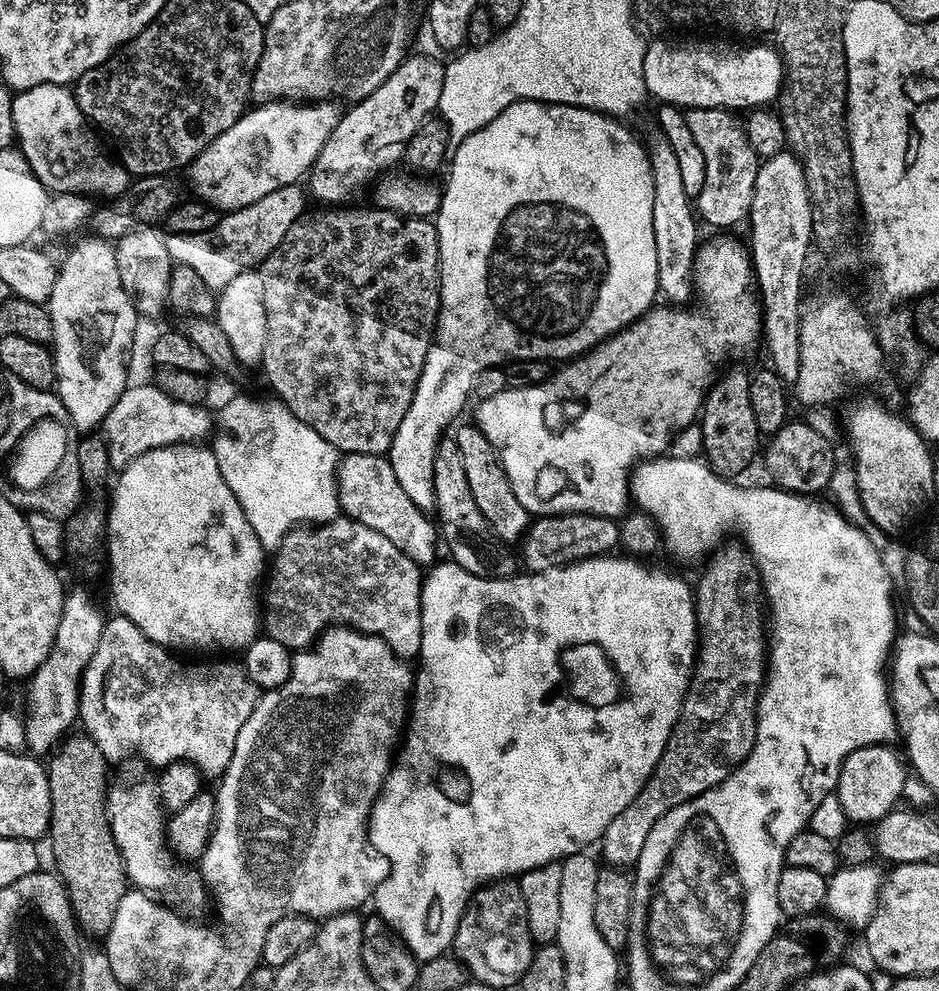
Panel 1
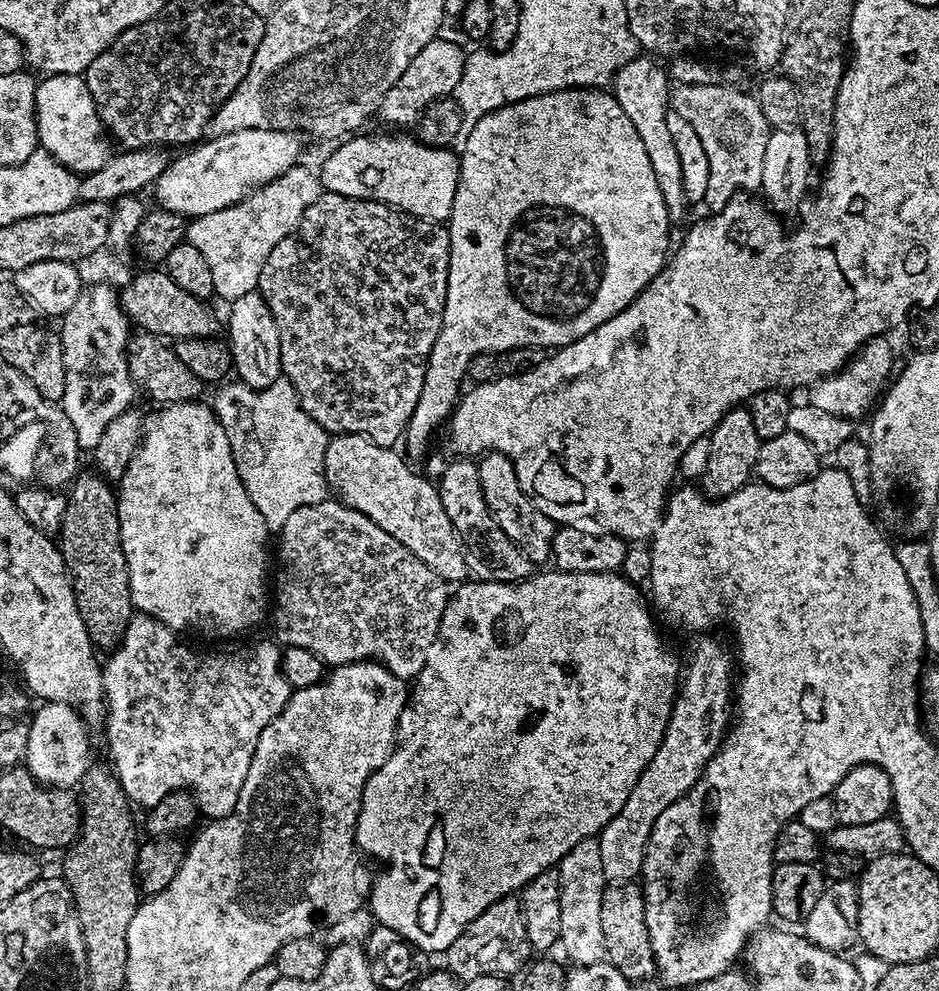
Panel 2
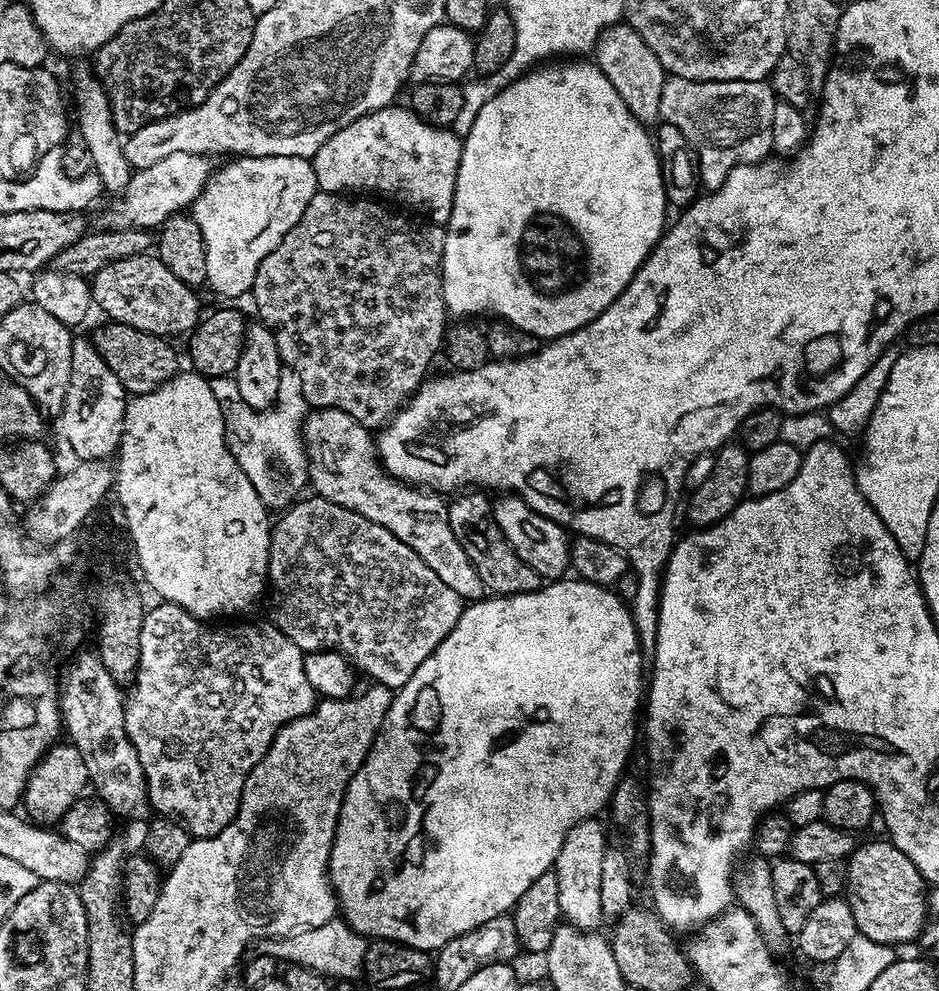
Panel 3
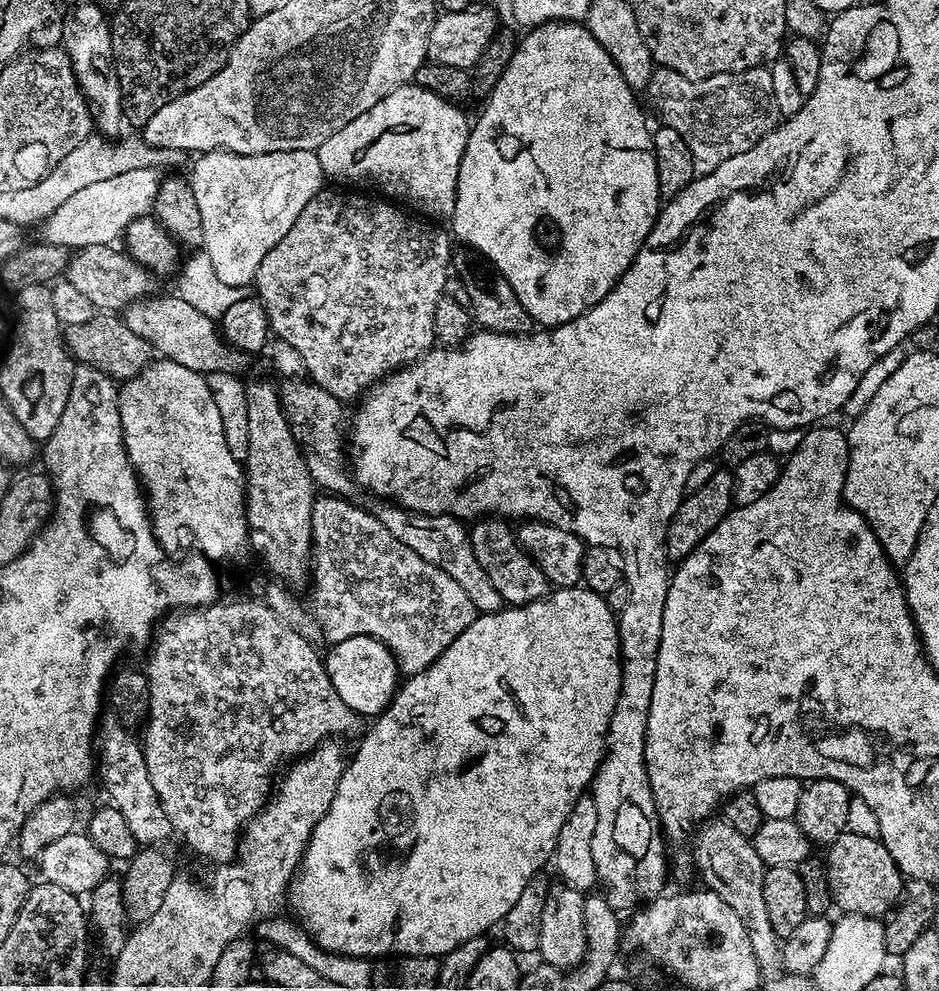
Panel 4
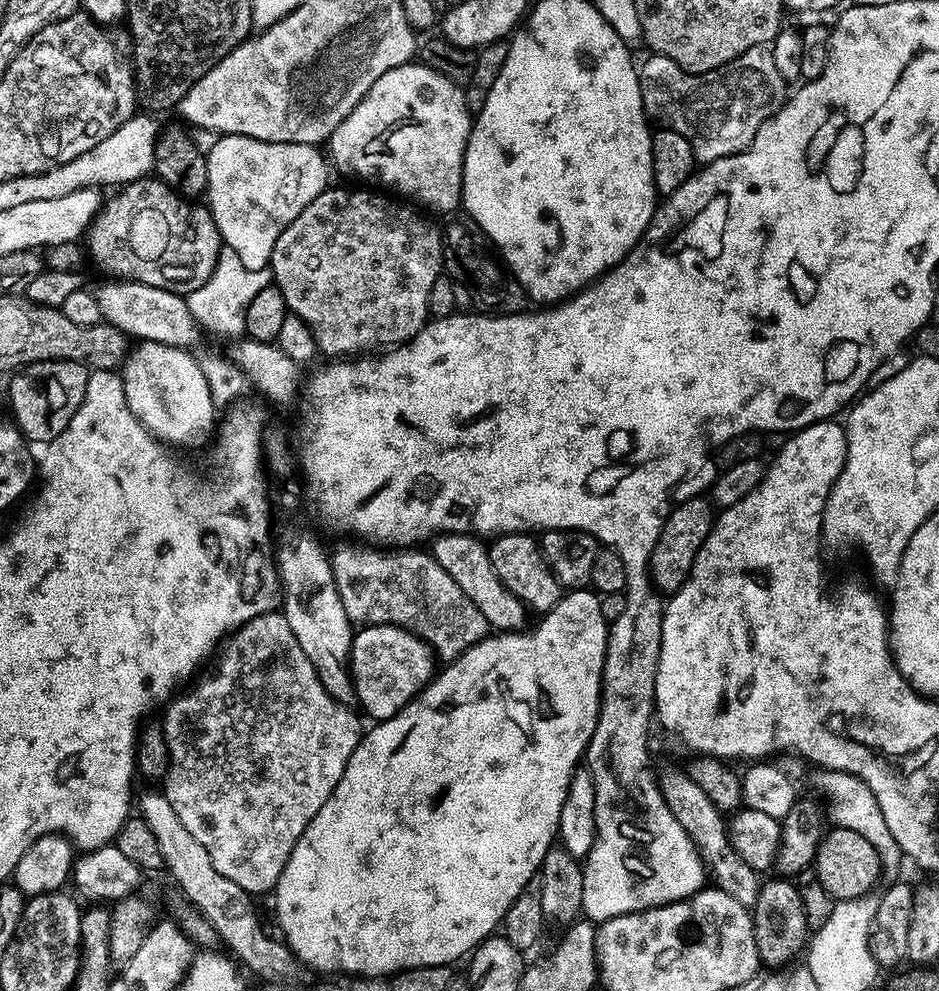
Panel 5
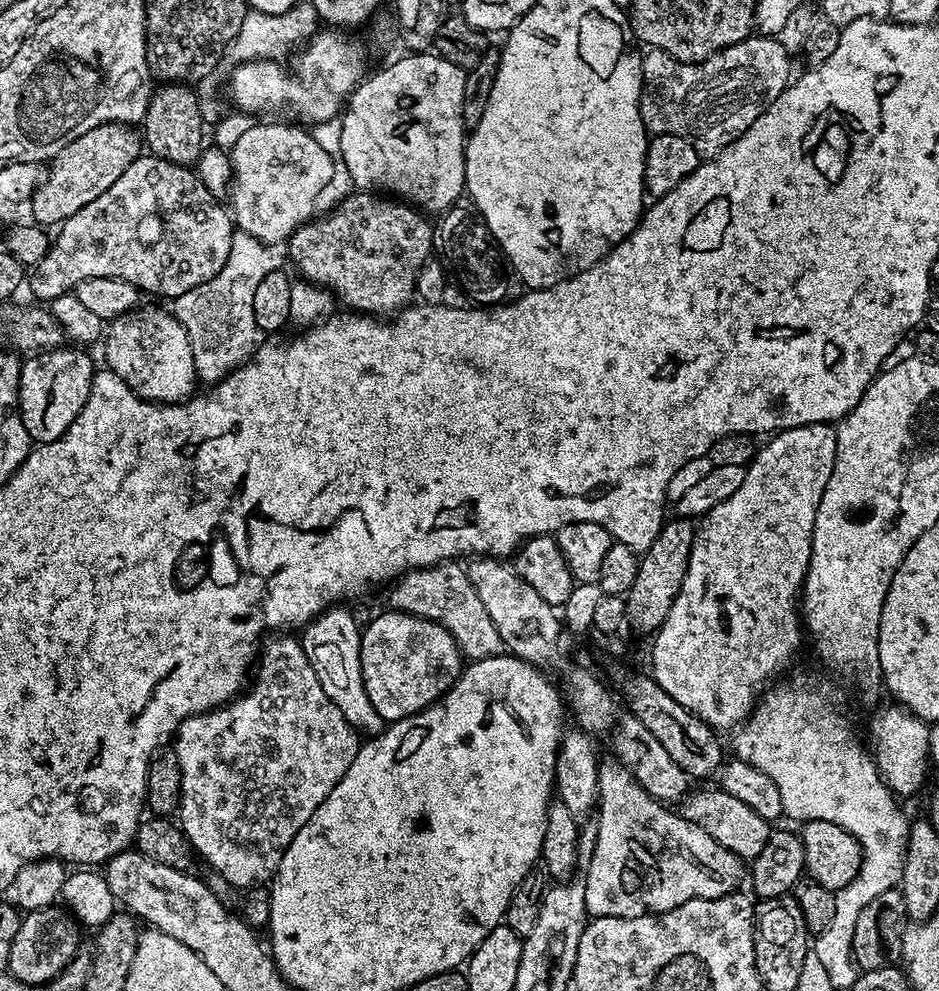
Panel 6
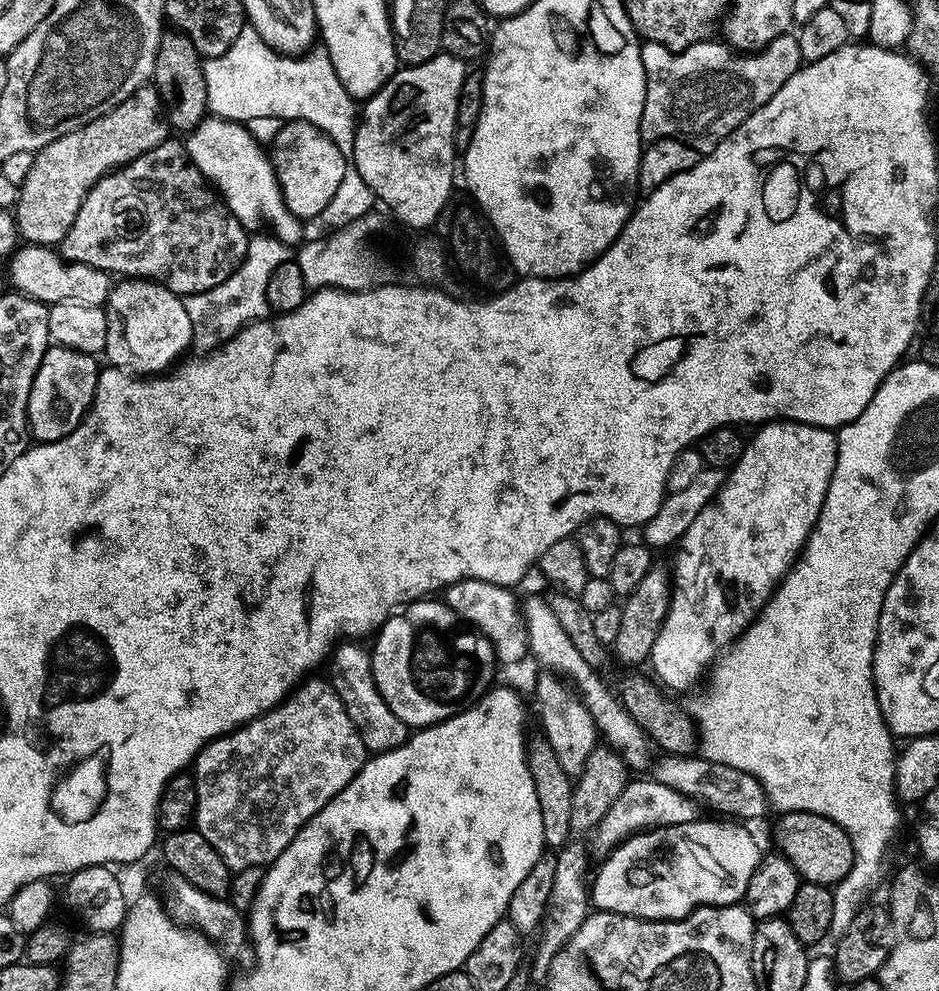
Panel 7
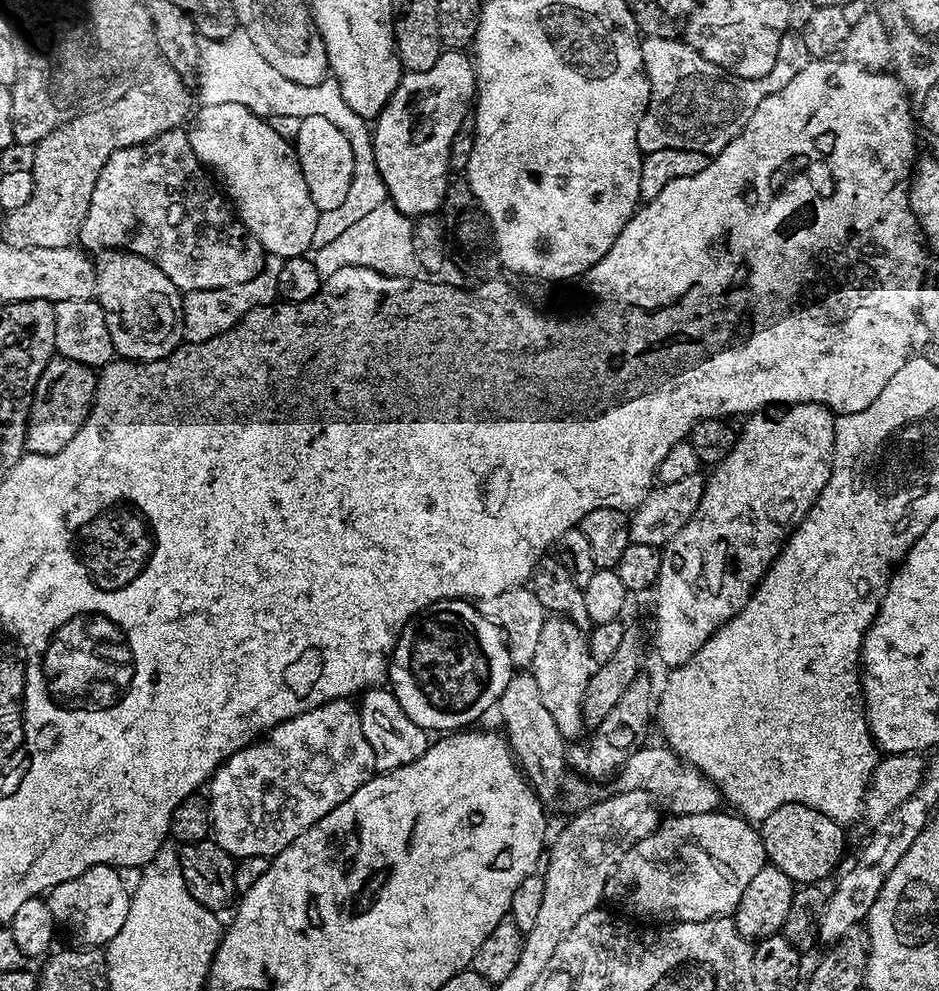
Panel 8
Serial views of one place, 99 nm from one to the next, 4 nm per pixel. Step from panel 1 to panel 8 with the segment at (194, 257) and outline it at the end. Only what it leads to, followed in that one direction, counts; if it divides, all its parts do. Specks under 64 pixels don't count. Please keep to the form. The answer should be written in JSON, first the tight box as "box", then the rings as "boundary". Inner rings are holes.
{"box":[294,116,354,212],"boundary":[[[306,116],[299,121],[296,128],[296,140],[294,139],[294,151],[296,161],[302,170],[302,178],[306,180],[306,190],[314,202],[314,206],[319,212],[335,210],[337,206],[342,206],[346,200],[346,193],[350,190],[350,182],[354,174],[354,150],[350,150],[350,142],[334,122],[330,122],[321,116]]]}

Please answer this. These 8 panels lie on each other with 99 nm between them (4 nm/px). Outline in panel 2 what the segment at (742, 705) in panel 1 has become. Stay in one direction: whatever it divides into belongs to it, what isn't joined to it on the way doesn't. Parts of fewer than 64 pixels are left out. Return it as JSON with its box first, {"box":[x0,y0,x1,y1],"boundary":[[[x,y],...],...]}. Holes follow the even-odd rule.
{"box":[598,634,734,884],"boundary":[[[712,634],[701,635],[699,637],[699,639],[697,639],[697,640],[700,640],[700,641],[697,642],[696,649],[693,650],[692,657],[689,658],[688,664],[687,664],[687,660],[686,660],[686,667],[683,669],[682,679],[679,681],[679,684],[678,684],[678,691],[676,693],[676,701],[674,701],[672,703],[672,713],[670,714],[670,718],[668,719],[668,725],[666,726],[666,730],[664,731],[664,737],[662,738],[662,742],[658,746],[658,750],[654,754],[654,758],[650,758],[650,762],[646,766],[646,770],[642,770],[642,774],[638,778],[638,782],[634,782],[634,790],[630,790],[630,798],[626,798],[626,806],[622,806],[622,810],[618,810],[618,814],[614,814],[614,818],[610,818],[610,822],[607,824],[607,826],[605,826],[602,829],[602,831],[599,834],[598,839],[600,842],[600,849],[602,850],[602,874],[604,875],[604,879],[605,879],[605,881],[607,881],[608,884],[630,884],[630,883],[633,883],[633,881],[635,881],[637,879],[637,877],[639,877],[641,875],[641,873],[643,873],[643,871],[644,871],[644,852],[648,848],[648,839],[650,838],[650,834],[654,830],[654,822],[658,818],[658,814],[662,814],[662,810],[666,810],[666,806],[670,806],[674,802],[678,802],[678,798],[682,798],[684,795],[687,794],[687,792],[689,792],[694,787],[694,785],[696,785],[696,783],[698,782],[698,778],[700,777],[700,775],[702,775],[704,773],[704,767],[706,765],[708,765],[708,763],[711,760],[713,760],[714,757],[716,757],[716,753],[720,751],[720,745],[724,743],[724,738],[725,738],[725,736],[728,735],[728,733],[730,731],[730,721],[733,719],[733,716],[734,716],[734,656],[733,656],[733,653],[730,651],[729,645],[727,648],[727,646],[724,645],[722,641],[715,640],[715,638],[712,637]]]}

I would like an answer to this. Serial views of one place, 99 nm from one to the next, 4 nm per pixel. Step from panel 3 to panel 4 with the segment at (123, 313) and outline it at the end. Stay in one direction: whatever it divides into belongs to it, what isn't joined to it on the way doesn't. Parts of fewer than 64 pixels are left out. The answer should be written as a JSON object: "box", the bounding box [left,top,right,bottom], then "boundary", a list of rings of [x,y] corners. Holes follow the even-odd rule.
{"box":[66,244,153,314],"boundary":[[[111,244],[102,246],[86,246],[75,249],[68,261],[66,283],[77,288],[90,302],[94,302],[97,310],[108,314],[116,314],[128,307],[135,300],[143,300],[153,295],[153,273],[143,268],[127,251]]]}

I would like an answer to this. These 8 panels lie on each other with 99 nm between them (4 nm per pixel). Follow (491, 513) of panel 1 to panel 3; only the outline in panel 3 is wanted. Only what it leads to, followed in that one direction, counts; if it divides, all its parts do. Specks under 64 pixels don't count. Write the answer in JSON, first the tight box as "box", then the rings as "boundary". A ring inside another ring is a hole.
{"box":[491,494,572,582],"boundary":[[[500,494],[497,497],[497,500],[491,501],[492,517],[494,522],[498,522],[502,534],[506,534],[506,542],[514,546],[514,554],[518,554],[518,558],[522,558],[522,562],[526,562],[526,566],[530,566],[530,570],[534,570],[541,581],[555,582],[565,579],[569,575],[572,562],[570,536],[565,528],[538,514],[522,496]]]}

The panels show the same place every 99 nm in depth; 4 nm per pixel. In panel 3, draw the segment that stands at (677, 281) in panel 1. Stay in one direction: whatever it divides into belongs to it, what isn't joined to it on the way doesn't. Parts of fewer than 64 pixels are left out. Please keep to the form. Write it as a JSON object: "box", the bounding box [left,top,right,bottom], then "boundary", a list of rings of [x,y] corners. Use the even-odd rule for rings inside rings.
{"box":[594,22,666,126],"boundary":[[[627,22],[612,24],[598,38],[594,49],[594,62],[610,78],[610,86],[618,90],[622,102],[626,102],[626,110],[634,114],[640,123],[652,126],[660,120],[660,103],[666,73],[662,62],[654,58],[654,50],[642,42],[642,38]]]}

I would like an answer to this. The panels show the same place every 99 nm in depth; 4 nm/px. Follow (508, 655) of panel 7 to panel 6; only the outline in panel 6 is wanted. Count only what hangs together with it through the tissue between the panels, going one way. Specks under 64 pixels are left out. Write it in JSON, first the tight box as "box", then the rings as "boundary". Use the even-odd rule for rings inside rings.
{"box":[387,562,505,661],"boundary":[[[445,562],[433,568],[404,573],[387,589],[387,607],[441,624],[455,638],[456,645],[469,661],[501,655],[505,651],[502,638],[498,630],[494,630],[494,622],[490,620],[482,598],[478,598],[478,590],[474,590],[467,571],[458,565],[456,562]]]}

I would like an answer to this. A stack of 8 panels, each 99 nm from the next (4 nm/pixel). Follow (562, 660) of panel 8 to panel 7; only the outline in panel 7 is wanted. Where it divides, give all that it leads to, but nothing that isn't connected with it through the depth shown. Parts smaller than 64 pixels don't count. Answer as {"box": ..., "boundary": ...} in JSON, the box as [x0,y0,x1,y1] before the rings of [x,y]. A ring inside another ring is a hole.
{"box":[536,674,598,778],"boundary":[[[540,674],[536,680],[536,708],[540,711],[540,724],[544,727],[543,739],[554,750],[558,766],[565,775],[576,778],[586,765],[592,751],[598,748],[598,733],[592,715],[581,703],[577,693],[555,674]]]}

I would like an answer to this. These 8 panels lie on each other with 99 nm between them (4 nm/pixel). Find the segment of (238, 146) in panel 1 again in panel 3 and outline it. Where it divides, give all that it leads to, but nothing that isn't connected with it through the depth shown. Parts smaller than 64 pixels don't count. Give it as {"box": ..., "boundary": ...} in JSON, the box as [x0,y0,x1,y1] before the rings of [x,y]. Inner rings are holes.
{"box":[104,152,214,230],"boundary":[[[175,152],[166,154],[162,162],[154,162],[154,166],[133,171],[123,195],[116,205],[105,214],[104,220],[109,229],[143,228],[156,230],[176,213],[191,209],[200,197],[200,191],[206,186],[209,176],[214,171],[211,159],[202,154],[186,154]]]}

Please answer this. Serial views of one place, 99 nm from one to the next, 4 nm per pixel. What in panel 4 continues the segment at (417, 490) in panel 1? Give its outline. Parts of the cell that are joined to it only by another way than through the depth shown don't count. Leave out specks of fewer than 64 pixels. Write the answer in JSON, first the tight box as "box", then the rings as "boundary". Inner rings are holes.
{"box":[450,20,662,330],"boundary":[[[552,20],[549,24],[540,24],[537,28],[529,28],[519,37],[514,58],[510,58],[510,66],[502,70],[502,78],[498,78],[498,86],[483,101],[484,109],[480,117],[474,120],[468,133],[466,150],[462,154],[462,162],[458,170],[458,186],[456,187],[456,209],[450,217],[450,232],[461,240],[461,245],[475,250],[486,257],[492,265],[506,278],[508,285],[514,290],[522,310],[530,314],[533,325],[547,330],[578,318],[586,310],[590,310],[606,294],[614,290],[616,283],[626,274],[628,267],[634,262],[640,247],[646,242],[650,230],[662,207],[662,197],[658,190],[658,170],[656,159],[652,153],[652,132],[644,121],[644,112],[636,101],[637,93],[622,78],[618,66],[614,66],[614,58],[602,50],[598,38],[590,34],[583,23],[567,20]]]}

